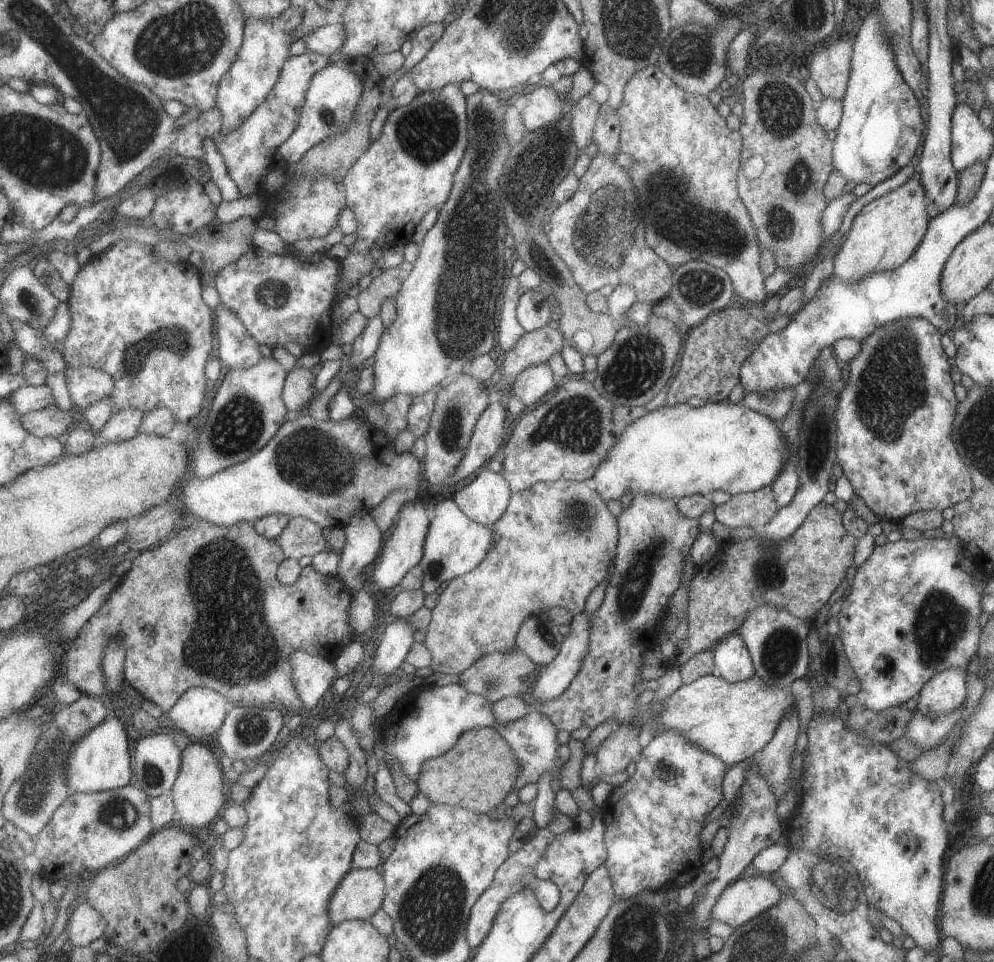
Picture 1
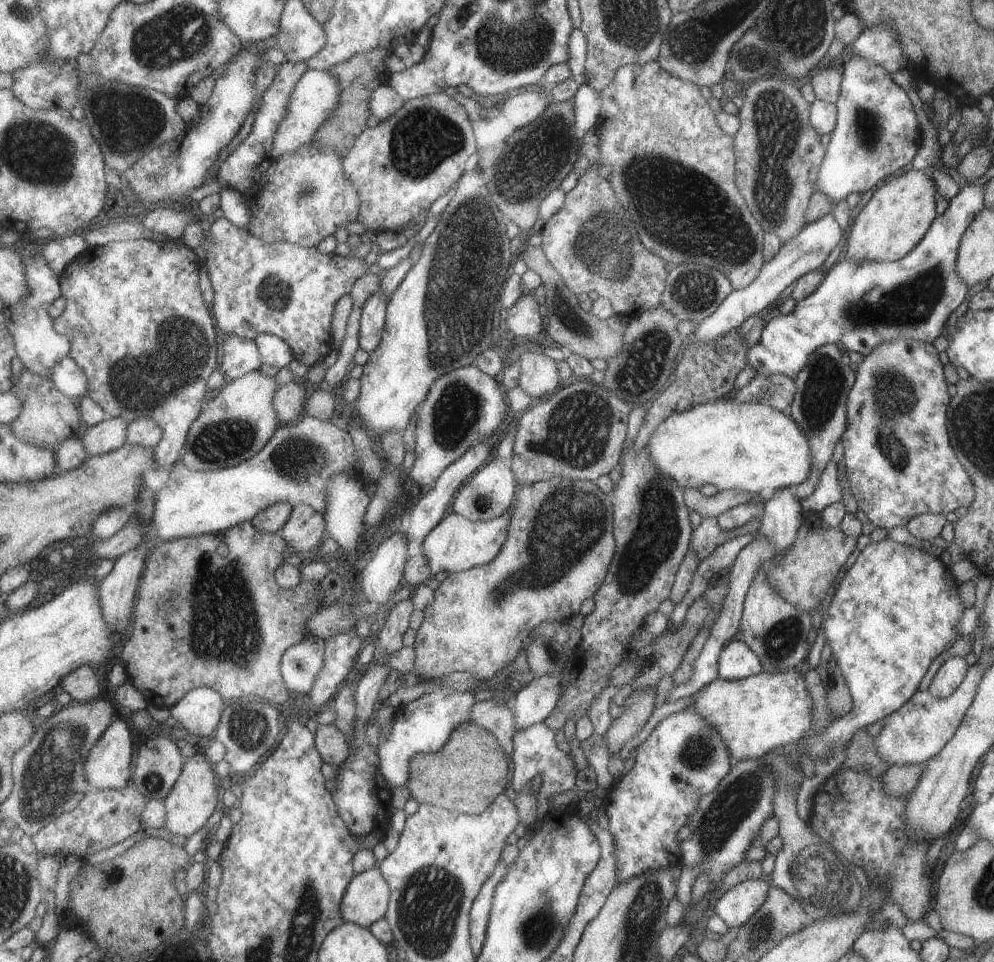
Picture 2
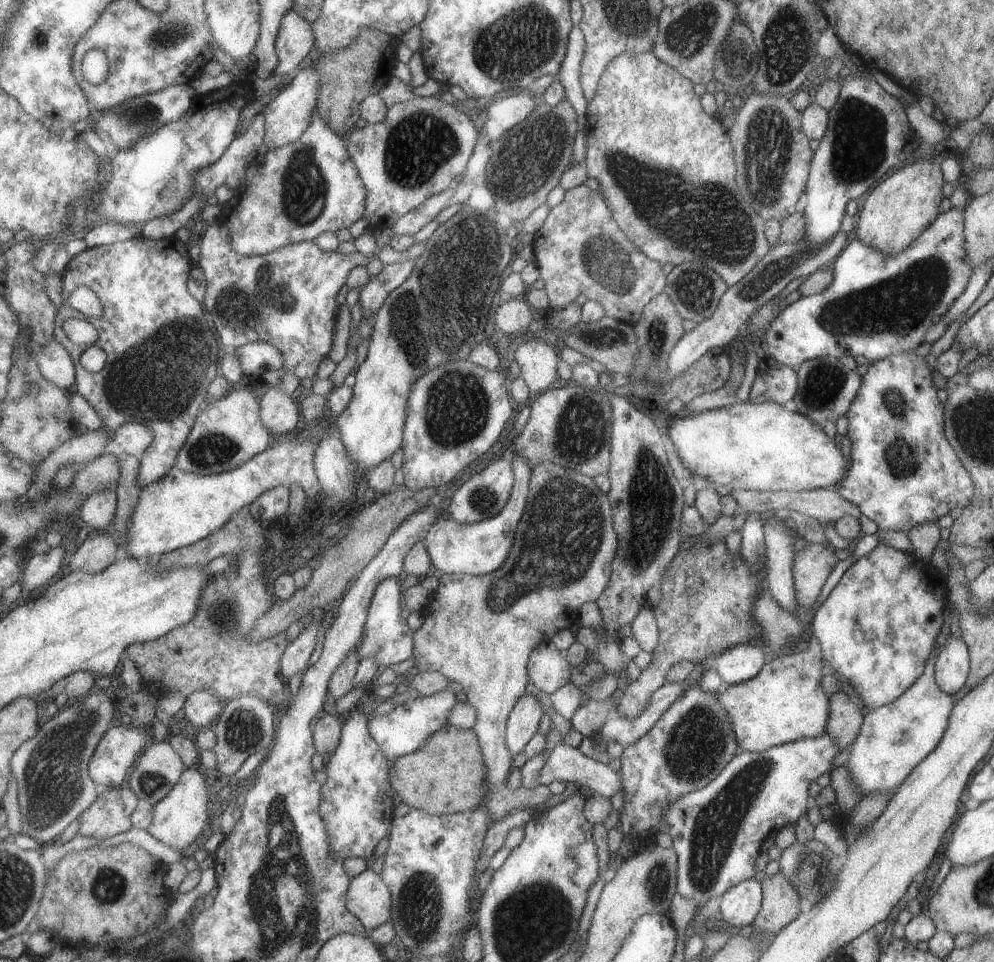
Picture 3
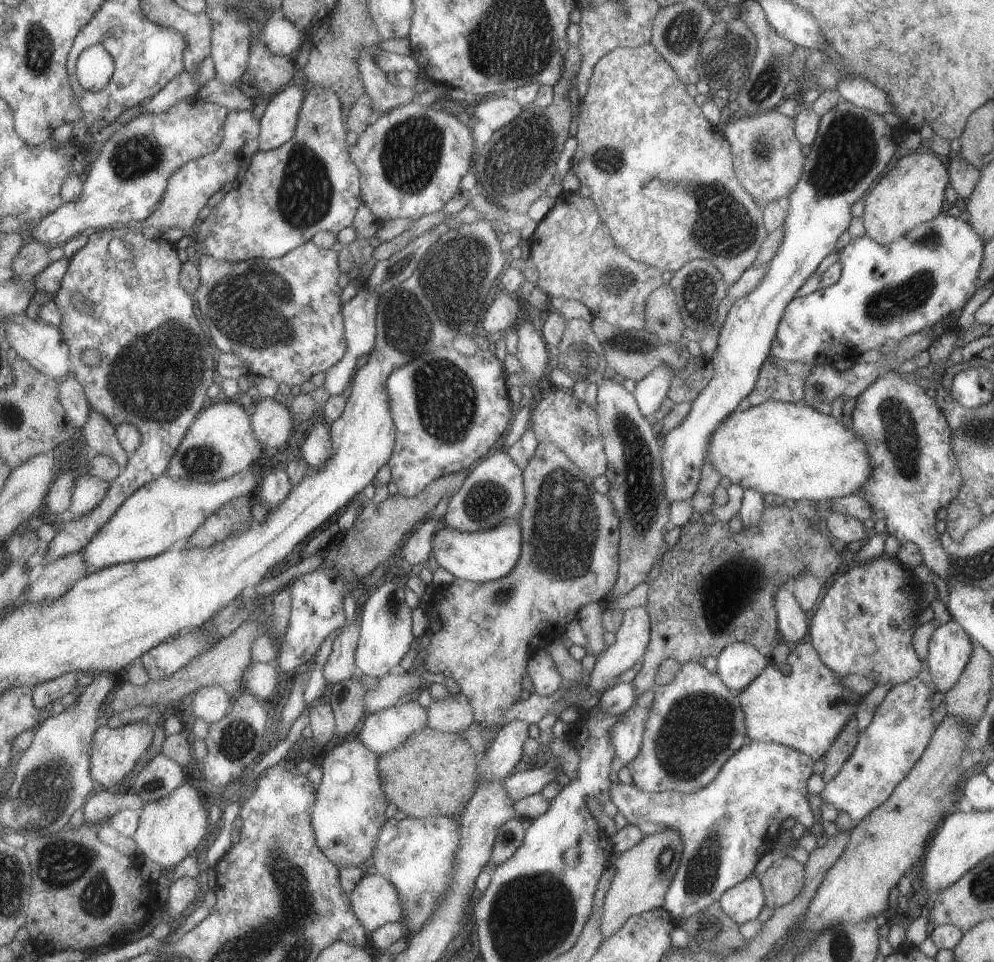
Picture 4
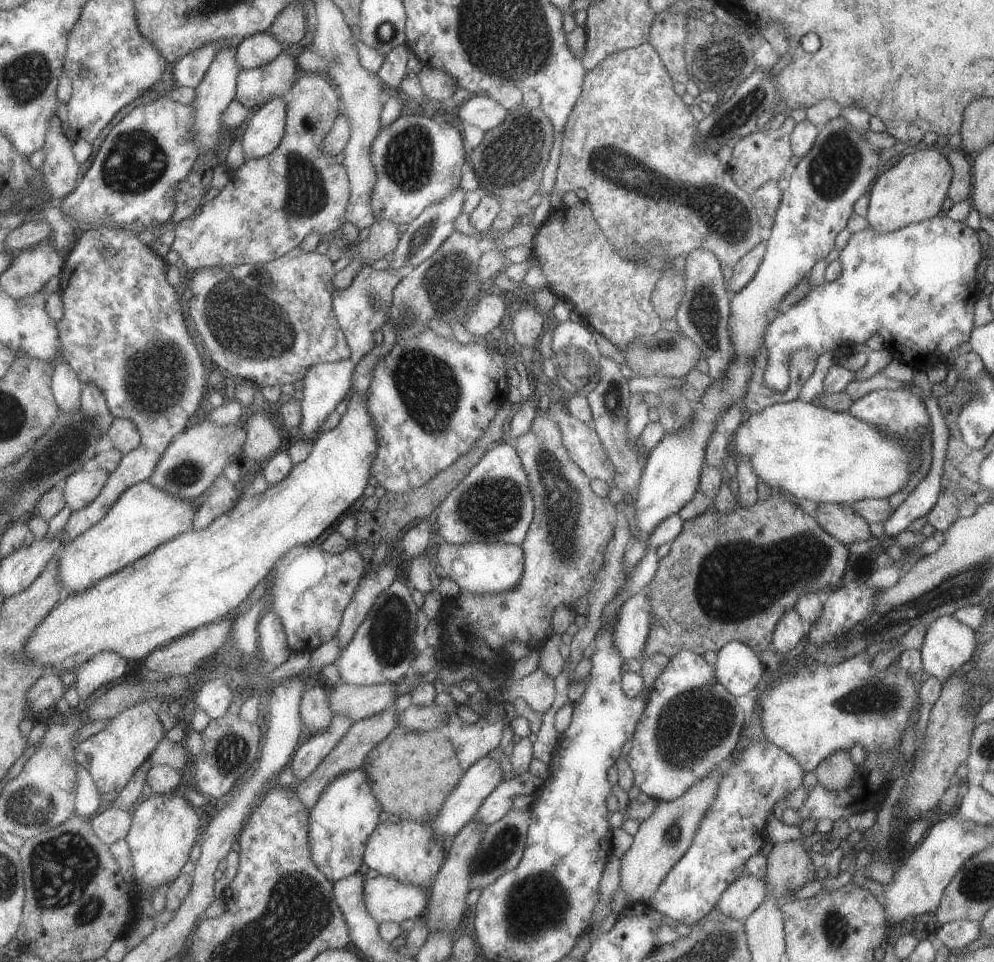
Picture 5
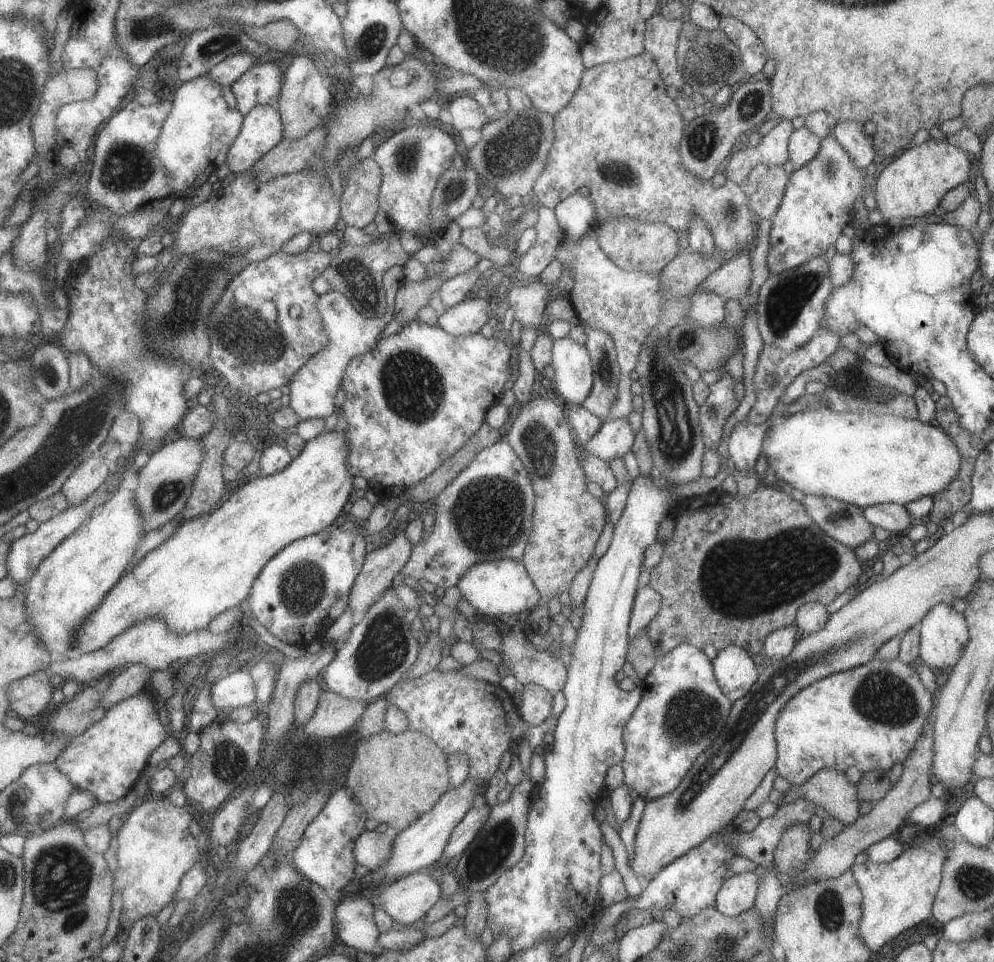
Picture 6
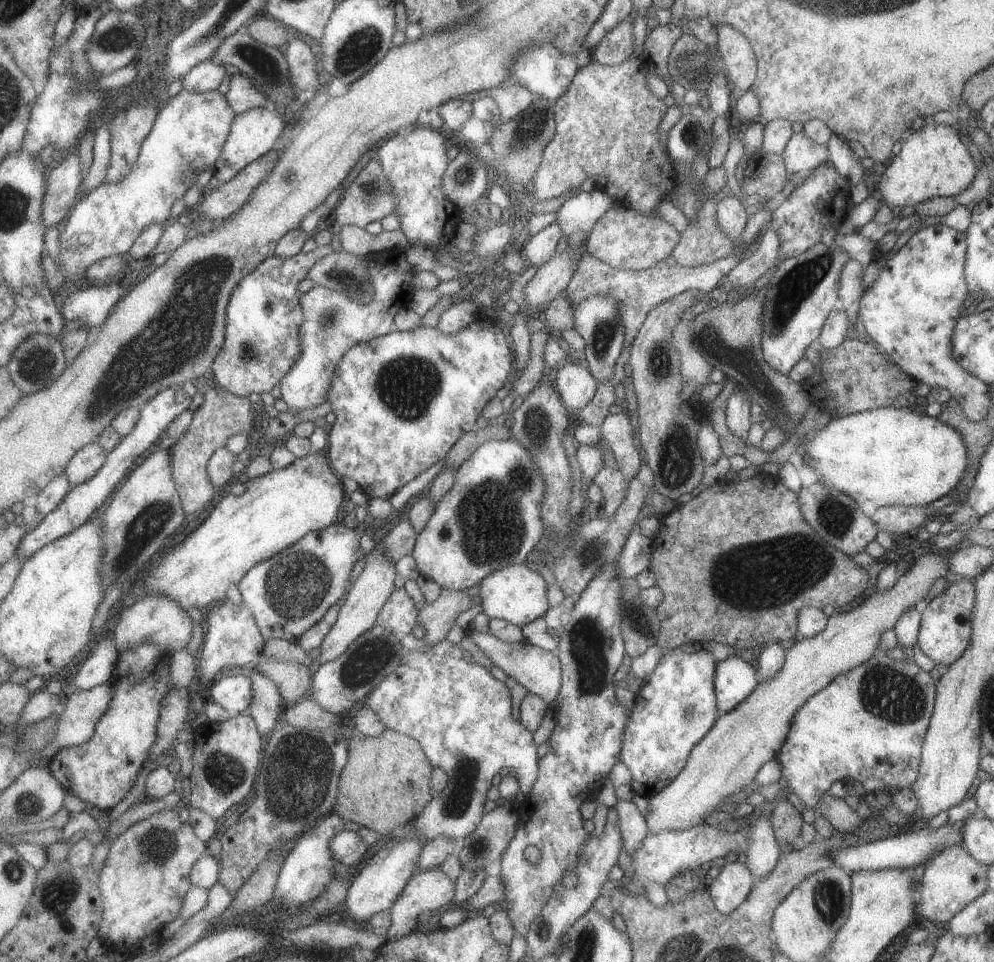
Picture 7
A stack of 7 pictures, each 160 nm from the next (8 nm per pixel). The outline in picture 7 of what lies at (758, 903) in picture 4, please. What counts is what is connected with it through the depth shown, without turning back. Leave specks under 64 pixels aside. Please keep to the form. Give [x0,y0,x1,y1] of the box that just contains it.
[707,859,755,915]

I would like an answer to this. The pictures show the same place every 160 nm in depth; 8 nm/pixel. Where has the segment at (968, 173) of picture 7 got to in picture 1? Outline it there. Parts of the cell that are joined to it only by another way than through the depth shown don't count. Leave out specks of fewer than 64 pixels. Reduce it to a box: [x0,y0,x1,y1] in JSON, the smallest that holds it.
[832,174,930,284]

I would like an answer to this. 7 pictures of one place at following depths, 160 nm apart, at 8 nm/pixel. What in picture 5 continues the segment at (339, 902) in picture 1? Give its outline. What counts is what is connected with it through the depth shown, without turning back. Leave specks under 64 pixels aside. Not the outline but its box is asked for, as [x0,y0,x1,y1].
[364,874,430,925]

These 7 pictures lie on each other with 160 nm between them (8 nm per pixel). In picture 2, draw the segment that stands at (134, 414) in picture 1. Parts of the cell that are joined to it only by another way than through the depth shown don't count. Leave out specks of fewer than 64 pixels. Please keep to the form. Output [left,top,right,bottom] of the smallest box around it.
[83,417,131,456]

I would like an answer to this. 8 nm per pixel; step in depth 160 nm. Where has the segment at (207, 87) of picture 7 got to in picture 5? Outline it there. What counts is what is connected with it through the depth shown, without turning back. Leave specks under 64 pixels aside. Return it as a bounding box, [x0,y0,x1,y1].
[236,31,286,70]

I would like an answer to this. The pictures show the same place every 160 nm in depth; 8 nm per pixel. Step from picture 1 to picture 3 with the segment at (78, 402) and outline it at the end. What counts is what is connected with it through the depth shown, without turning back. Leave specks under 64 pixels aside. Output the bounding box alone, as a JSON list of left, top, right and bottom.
[34,340,77,394]

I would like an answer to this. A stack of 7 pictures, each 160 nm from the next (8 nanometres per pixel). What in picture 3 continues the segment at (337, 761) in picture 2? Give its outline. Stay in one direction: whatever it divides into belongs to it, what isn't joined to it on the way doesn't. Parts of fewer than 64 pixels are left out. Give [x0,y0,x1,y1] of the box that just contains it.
[313,712,343,759]

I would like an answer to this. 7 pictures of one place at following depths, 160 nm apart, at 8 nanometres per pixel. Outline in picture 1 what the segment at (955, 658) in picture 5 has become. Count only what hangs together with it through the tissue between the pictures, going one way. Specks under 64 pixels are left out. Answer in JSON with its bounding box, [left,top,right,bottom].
[917,668,966,716]

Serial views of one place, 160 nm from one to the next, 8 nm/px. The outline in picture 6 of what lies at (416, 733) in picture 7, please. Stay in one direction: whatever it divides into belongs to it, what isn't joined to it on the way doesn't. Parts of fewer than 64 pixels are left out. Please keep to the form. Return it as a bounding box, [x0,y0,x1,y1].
[387,670,560,805]

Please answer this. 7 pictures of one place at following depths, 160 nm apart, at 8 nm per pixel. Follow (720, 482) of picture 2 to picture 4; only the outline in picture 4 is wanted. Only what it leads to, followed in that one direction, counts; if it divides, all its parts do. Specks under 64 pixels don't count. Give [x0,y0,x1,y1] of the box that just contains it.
[706,401,871,504]

